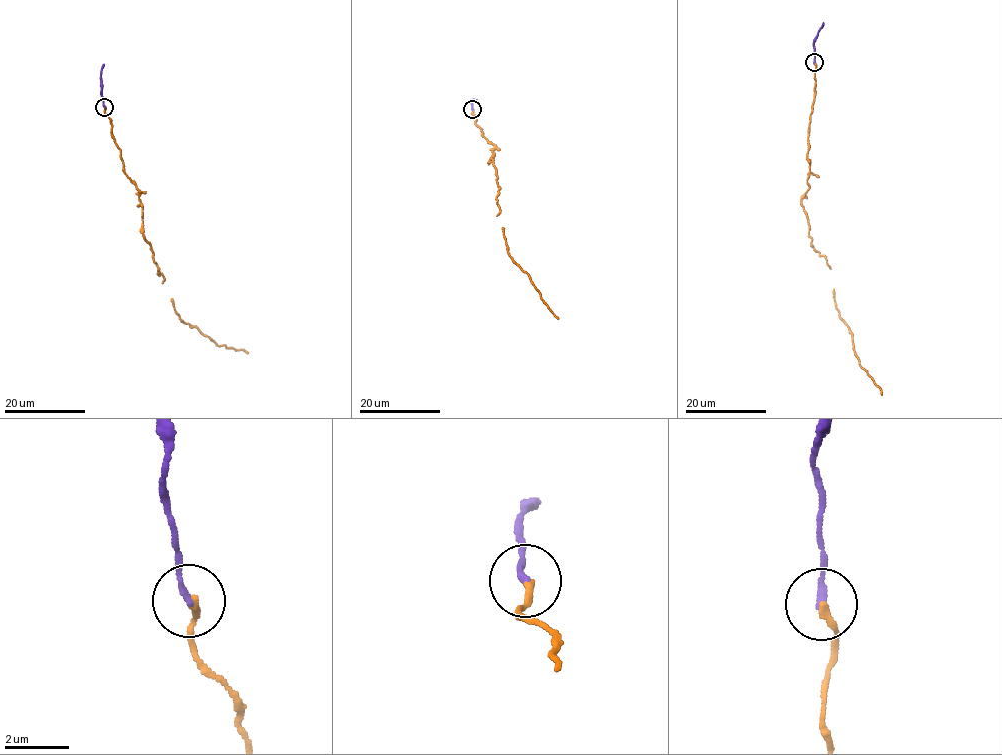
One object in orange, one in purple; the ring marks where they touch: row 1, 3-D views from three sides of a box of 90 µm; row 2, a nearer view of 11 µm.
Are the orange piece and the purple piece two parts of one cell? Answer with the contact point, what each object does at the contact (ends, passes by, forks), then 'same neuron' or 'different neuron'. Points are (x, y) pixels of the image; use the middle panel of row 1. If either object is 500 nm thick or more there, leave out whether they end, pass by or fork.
at (472, 109); orange ends there; purple ends there; same neuron

